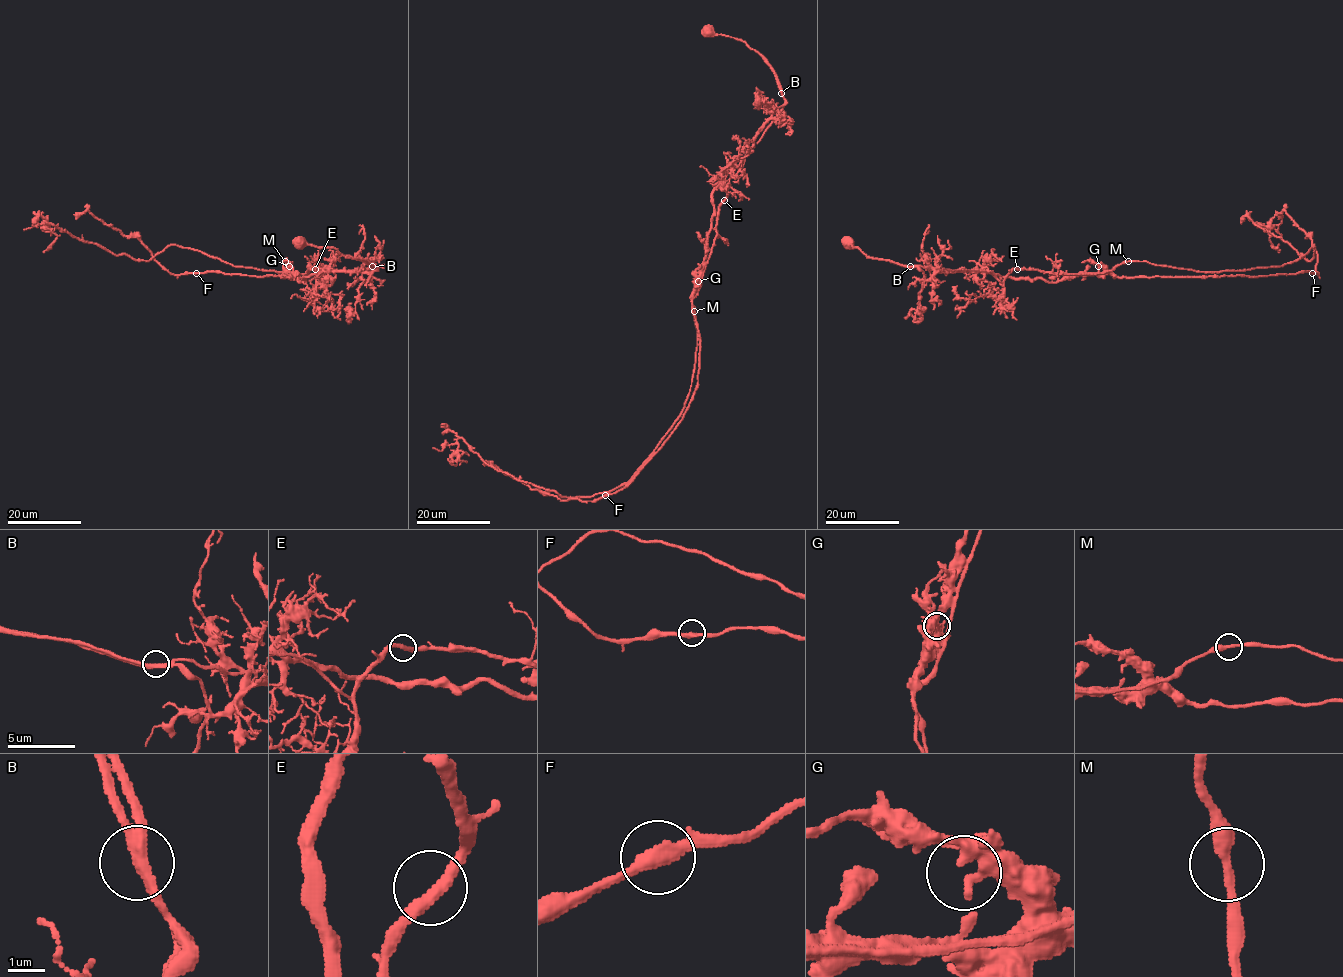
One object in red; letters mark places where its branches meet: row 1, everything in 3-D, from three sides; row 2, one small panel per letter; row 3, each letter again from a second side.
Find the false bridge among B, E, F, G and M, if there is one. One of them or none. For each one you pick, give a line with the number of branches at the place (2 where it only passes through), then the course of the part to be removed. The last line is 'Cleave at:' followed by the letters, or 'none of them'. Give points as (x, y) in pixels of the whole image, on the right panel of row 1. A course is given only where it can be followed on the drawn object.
B: 2 branches meet; foreign part runs (911, 266), (1002, 282), (1013, 269), (1236, 271), (1279, 267), (1313, 245), (1314, 256), (1255, 223), (1279, 252)
Cleave at: B

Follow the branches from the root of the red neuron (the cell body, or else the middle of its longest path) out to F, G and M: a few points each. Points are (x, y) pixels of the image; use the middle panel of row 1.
F: (697, 326), (691, 302), (696, 291), (692, 313), (700, 369), (693, 399), (652, 458), (623, 488), (605, 495)
G: (697, 326), (691, 299), (698, 291), (698, 281)
M: (697, 326), (694, 311)

